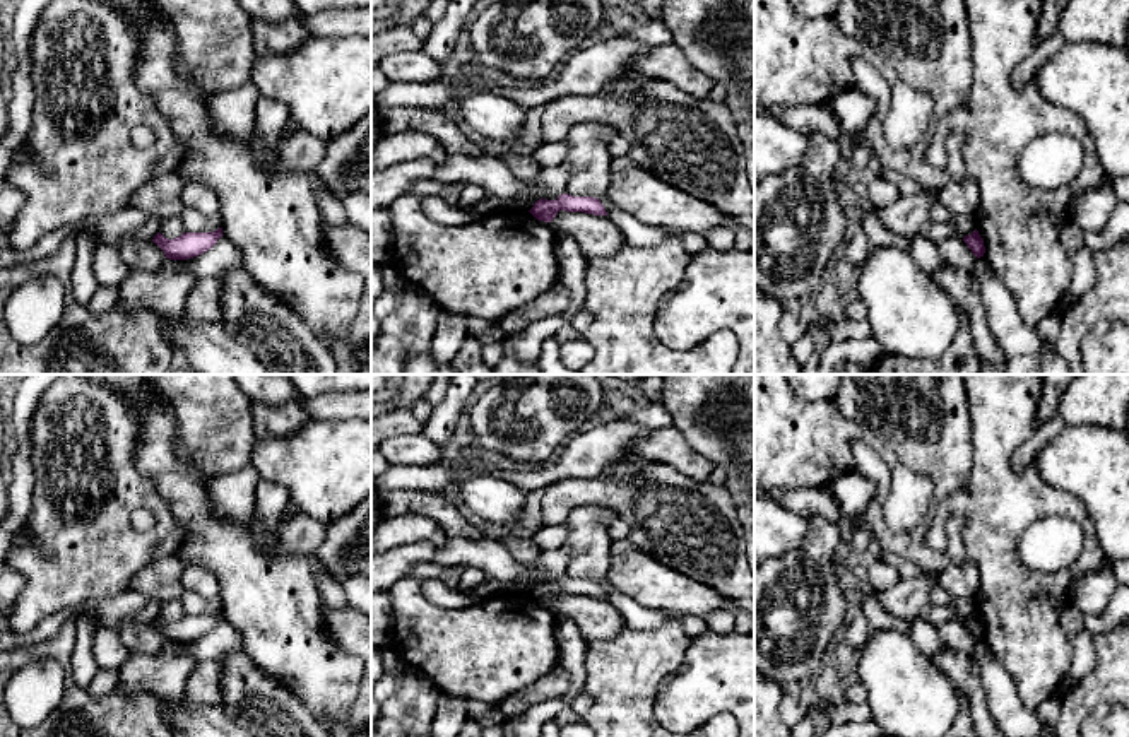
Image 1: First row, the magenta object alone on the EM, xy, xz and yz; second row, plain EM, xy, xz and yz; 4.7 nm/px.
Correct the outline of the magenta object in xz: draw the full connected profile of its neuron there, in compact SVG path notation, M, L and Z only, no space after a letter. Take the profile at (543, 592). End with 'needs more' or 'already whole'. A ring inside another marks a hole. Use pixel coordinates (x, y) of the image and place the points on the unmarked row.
M559 578L556 583L541 581L529 593L537 604L551 605L559 593L607 598L604 588L594 580Z | already whole

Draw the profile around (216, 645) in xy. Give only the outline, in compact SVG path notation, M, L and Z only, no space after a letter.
M219 621L205 636L188 643L166 643L163 652L188 652L197 662L224 662L233 650L241 648L241 634L228 622Z

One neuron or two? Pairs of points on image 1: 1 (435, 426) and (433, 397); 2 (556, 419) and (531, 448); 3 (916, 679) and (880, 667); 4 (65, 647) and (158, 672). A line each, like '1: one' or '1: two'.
1: two
2: one
3: one
4: two

